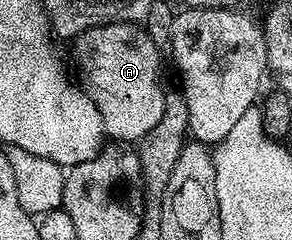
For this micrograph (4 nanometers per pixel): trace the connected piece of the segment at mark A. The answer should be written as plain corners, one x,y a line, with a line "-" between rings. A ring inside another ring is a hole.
110,22
76,34
71,54
75,57
78,85
93,100
103,117
103,129
112,139
135,144
161,120
164,91
159,90
161,51
149,40
146,29
134,22

